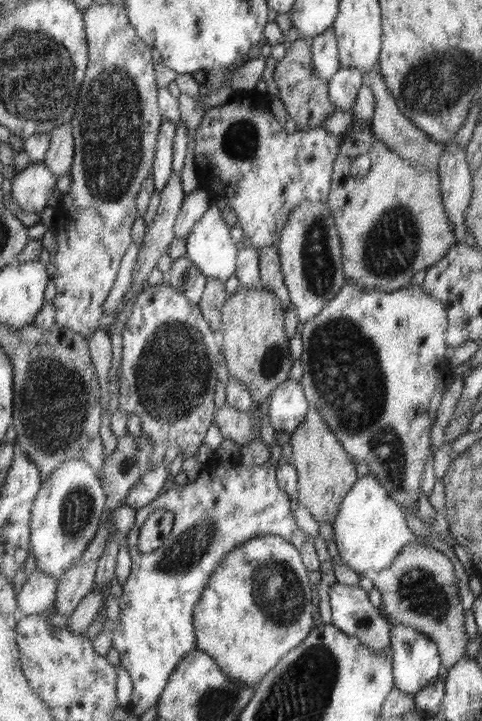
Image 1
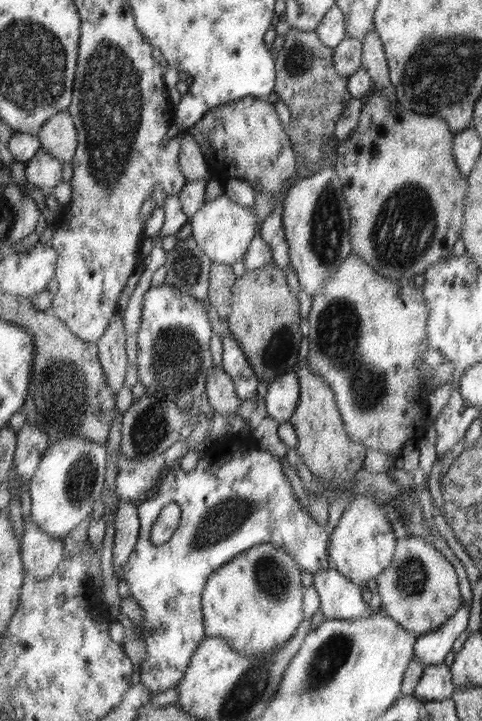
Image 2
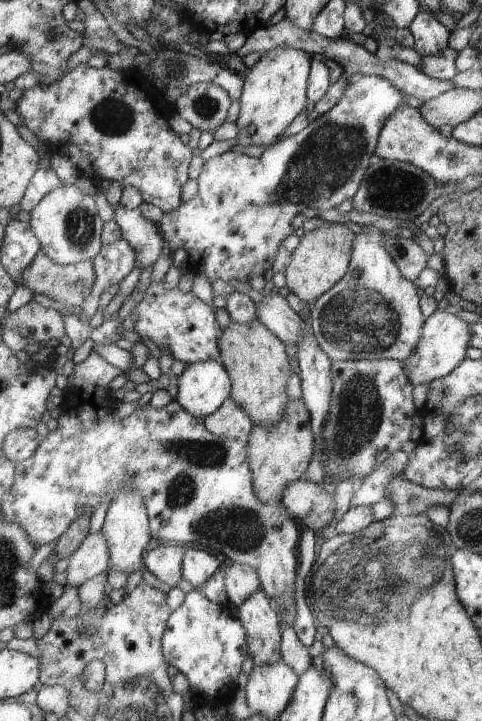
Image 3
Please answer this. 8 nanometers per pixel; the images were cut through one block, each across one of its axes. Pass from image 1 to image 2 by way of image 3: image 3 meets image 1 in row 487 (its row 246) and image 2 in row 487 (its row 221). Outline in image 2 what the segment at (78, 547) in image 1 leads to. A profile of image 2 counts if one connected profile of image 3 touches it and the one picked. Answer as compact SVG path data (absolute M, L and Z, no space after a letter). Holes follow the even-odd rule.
M67 436L50 445L33 480L29 482L31 514L43 531L55 539L65 540L75 527L90 519L93 504L101 498L101 490L106 486L108 458L106 445L79 436Z

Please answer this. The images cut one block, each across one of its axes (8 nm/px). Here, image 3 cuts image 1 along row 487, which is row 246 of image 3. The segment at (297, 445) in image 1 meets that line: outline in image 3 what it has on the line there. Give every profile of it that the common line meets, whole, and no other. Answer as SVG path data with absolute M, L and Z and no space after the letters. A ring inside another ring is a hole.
M325 222L324 227L305 233L292 252L286 266L286 286L289 291L312 306L329 292L349 272L353 242L357 234L341 223Z

